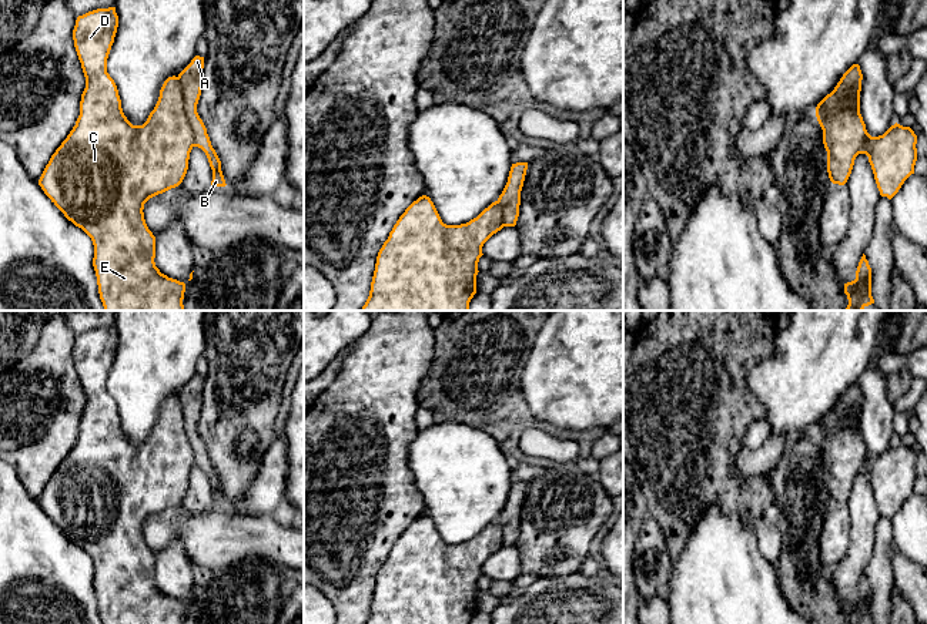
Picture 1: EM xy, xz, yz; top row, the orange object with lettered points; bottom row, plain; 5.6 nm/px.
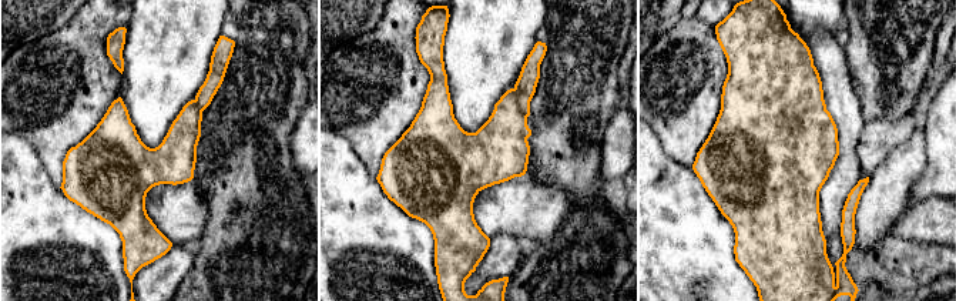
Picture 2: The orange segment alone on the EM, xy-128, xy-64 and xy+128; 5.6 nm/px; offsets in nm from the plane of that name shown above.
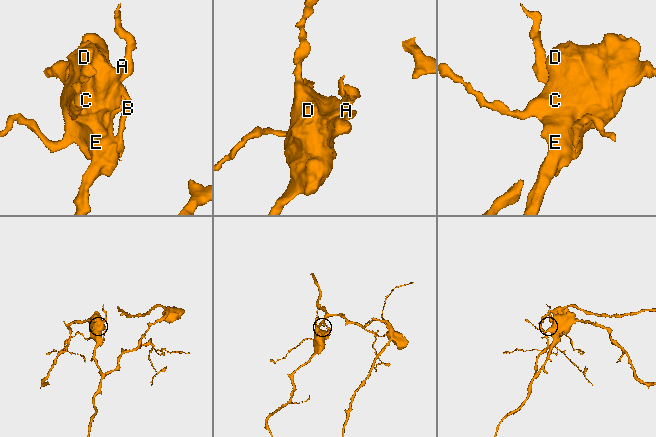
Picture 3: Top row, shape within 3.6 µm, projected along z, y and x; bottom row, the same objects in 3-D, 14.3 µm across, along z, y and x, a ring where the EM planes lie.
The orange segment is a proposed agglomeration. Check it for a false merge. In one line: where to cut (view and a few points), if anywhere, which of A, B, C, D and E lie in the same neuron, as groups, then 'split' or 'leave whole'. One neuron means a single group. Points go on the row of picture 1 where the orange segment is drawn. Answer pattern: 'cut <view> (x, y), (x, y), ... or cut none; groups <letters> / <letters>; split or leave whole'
cut xy (177, 77), (183, 93), (183, 110), (194, 146); groups A B / C D E; split

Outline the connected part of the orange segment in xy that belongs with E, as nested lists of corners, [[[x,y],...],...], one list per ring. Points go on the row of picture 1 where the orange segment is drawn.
[[[116,7],[97,9],[76,20],[73,40],[86,77],[80,115],[67,138],[51,155],[39,185],[64,217],[91,238],[93,266],[104,311],[184,311],[185,284],[168,278],[155,266],[155,236],[148,229],[143,212],[150,198],[178,187],[187,174],[194,135],[184,111],[184,93],[178,77],[168,77],[147,121],[143,125],[133,125],[123,113],[117,85],[107,73],[107,58],[117,27]]]

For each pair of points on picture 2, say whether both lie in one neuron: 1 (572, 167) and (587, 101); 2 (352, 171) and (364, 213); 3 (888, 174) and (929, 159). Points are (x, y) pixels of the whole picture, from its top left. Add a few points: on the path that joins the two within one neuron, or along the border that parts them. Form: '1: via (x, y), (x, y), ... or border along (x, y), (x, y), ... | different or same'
1: via (573, 151), (576, 149), (576, 117) | same
2: via (352, 181), (354, 203) | same
3: via (898, 174), (908, 174), (919, 167) | same

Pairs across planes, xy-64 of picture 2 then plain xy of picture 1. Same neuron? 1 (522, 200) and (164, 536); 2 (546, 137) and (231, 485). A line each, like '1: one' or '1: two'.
1: one
2: one

